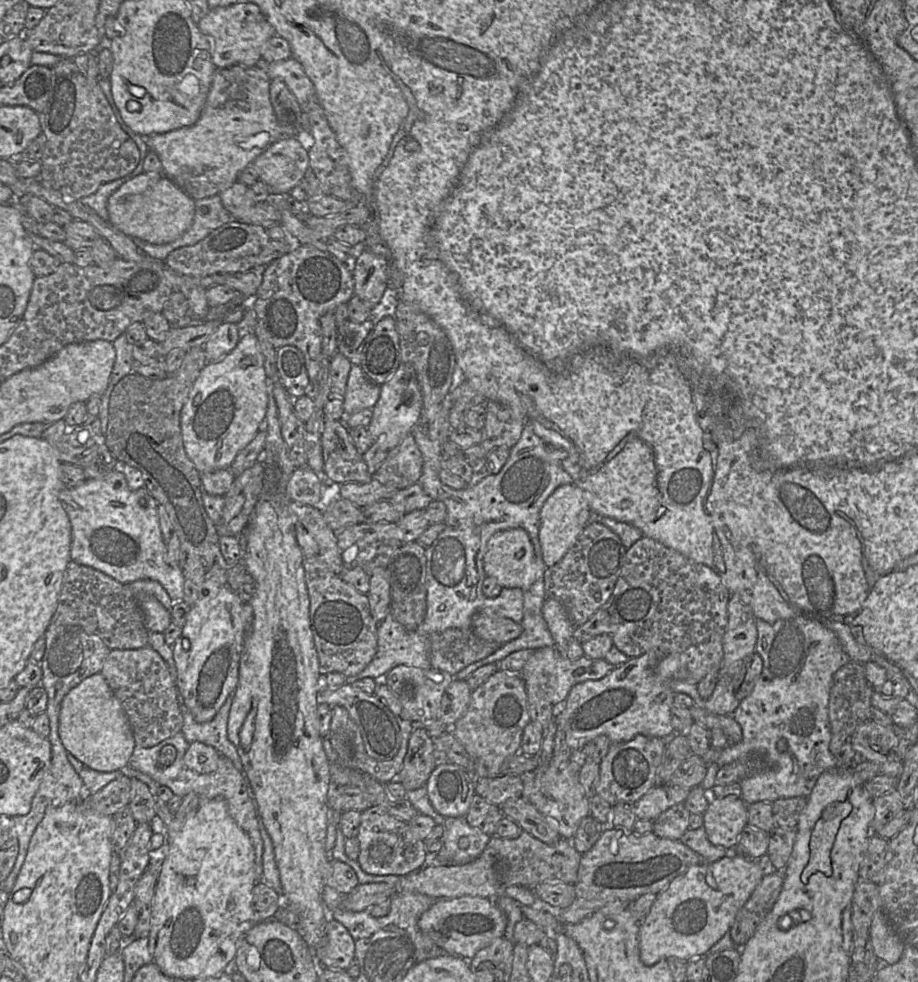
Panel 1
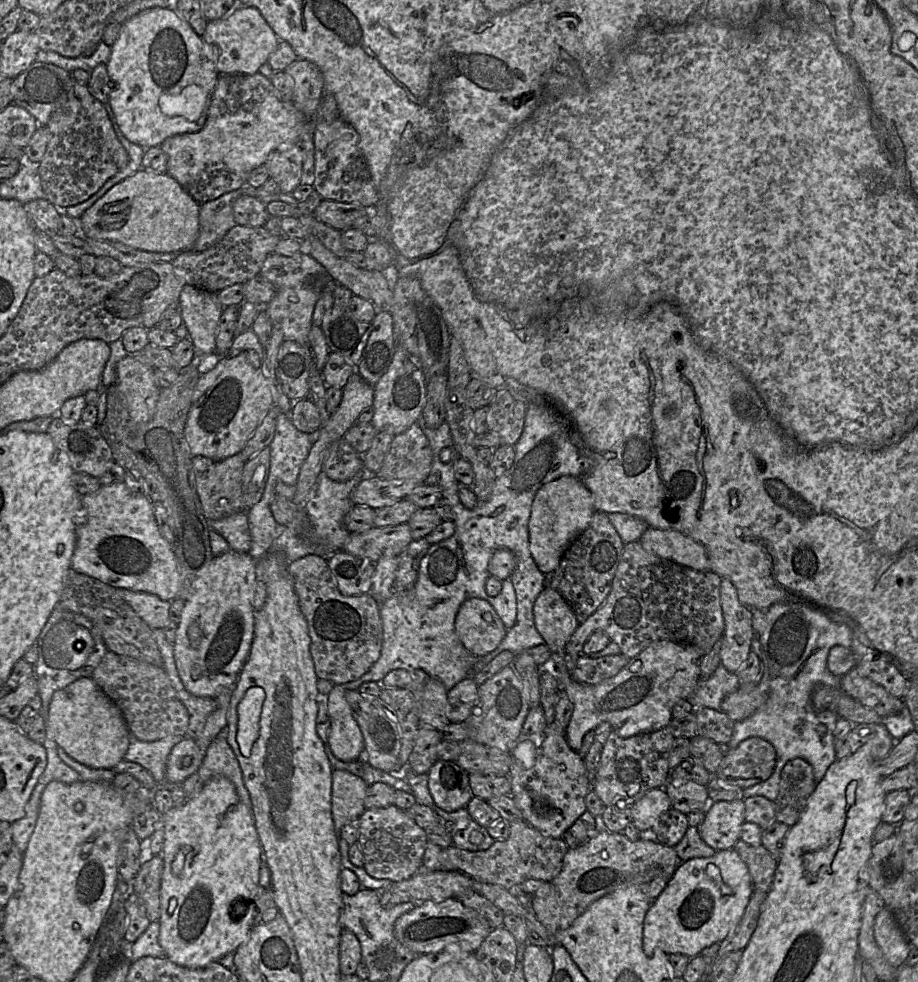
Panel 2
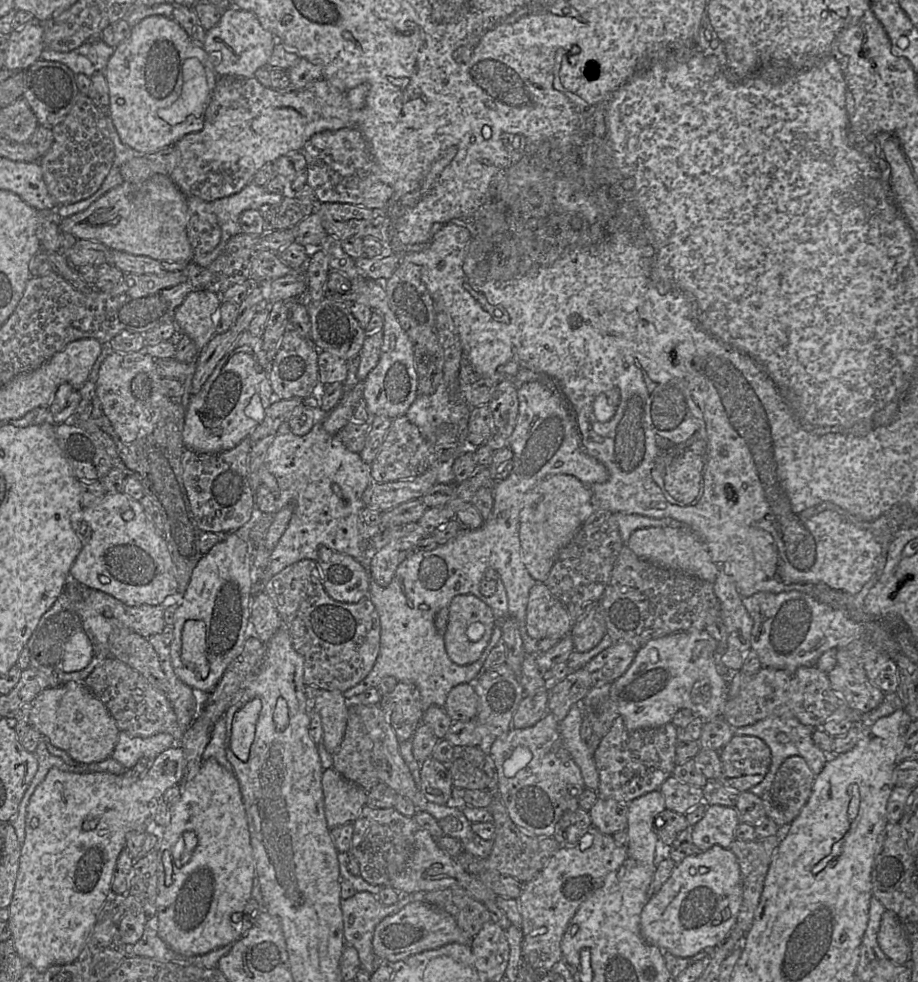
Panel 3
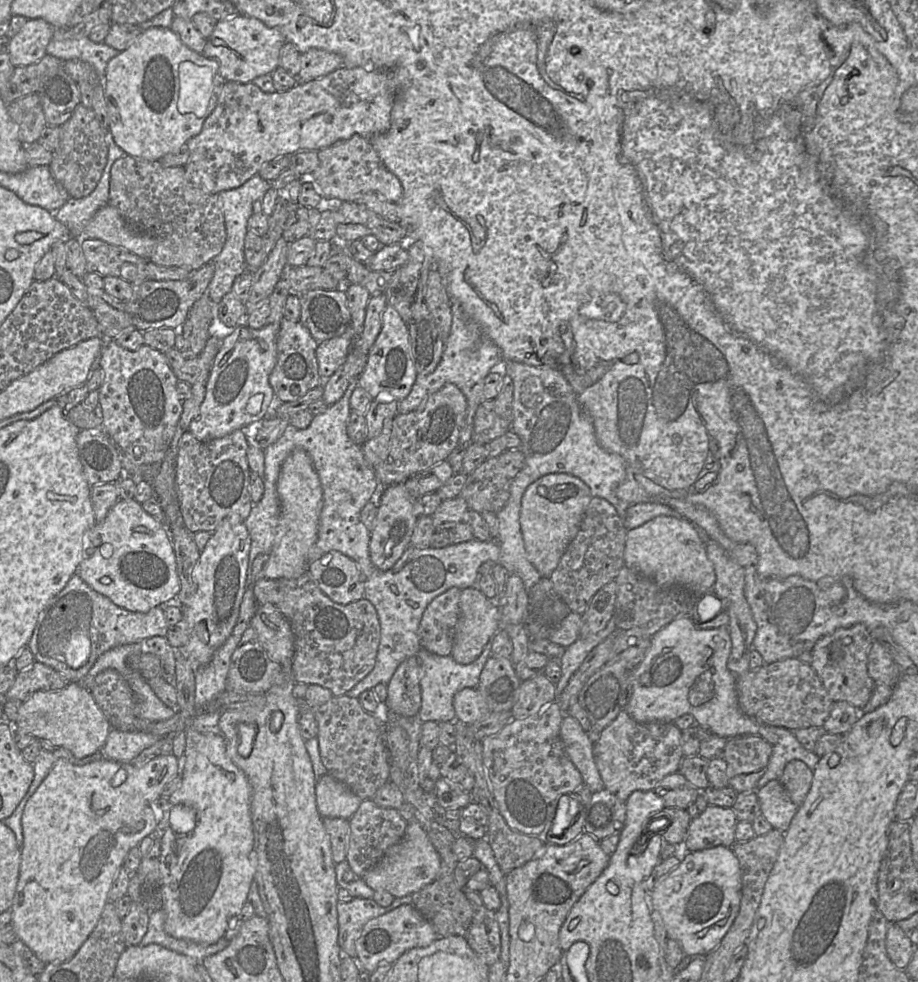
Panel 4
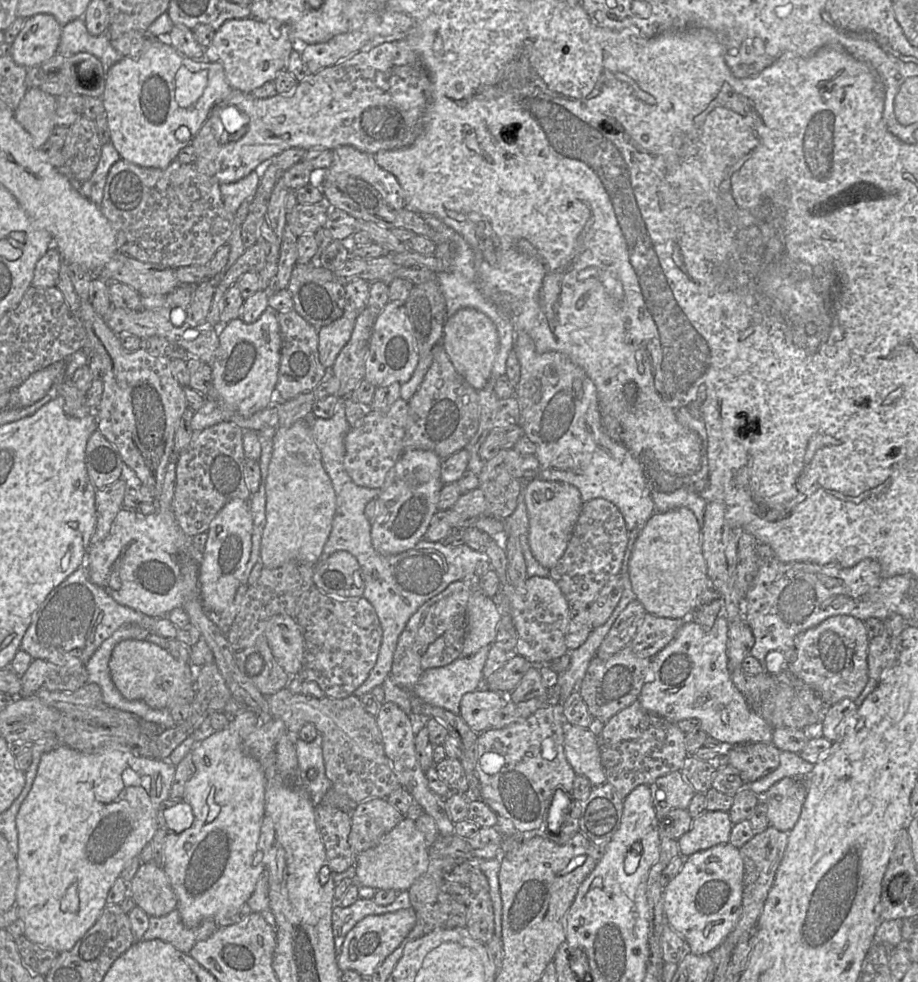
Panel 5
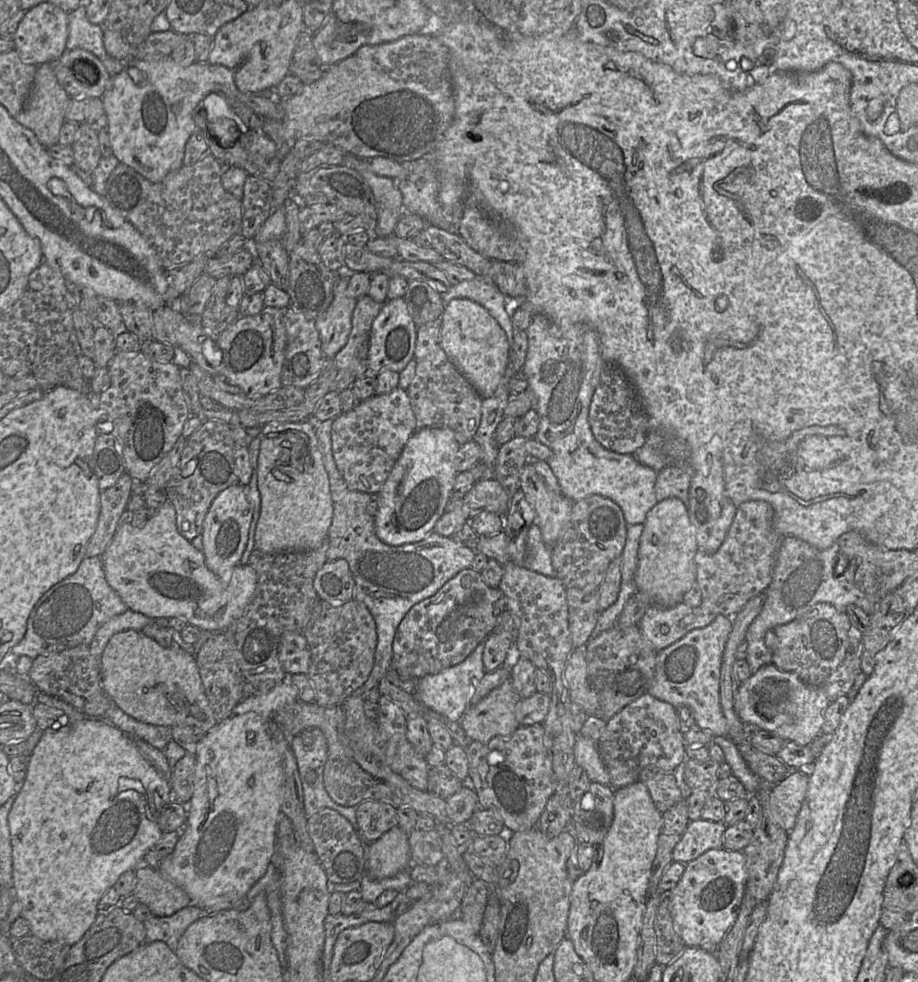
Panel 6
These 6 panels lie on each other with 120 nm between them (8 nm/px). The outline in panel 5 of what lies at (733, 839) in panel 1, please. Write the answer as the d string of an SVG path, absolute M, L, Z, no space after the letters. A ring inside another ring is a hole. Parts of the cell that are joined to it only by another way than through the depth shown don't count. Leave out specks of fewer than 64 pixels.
M704 811L693 818L690 830L678 839L679 856L688 857L713 846L729 843L732 826L729 812Z

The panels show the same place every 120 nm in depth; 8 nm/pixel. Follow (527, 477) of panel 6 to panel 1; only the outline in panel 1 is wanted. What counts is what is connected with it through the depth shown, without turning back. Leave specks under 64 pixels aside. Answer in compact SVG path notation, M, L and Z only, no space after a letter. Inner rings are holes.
M573 483L559 486L549 496L540 511L539 526L542 560L547 568L552 567L565 556L591 522L591 516L588 494Z

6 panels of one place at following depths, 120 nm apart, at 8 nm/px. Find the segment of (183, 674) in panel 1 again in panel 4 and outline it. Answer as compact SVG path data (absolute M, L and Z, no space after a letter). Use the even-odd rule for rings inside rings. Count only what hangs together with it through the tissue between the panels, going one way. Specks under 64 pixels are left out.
M232 515L221 521L201 552L193 571L196 590L182 603L182 620L188 623L189 641L180 649L194 671L211 660L215 650L225 643L237 623L246 590L250 547L251 539L244 521ZM200 622L206 625L207 643L203 643L196 634L196 625Z

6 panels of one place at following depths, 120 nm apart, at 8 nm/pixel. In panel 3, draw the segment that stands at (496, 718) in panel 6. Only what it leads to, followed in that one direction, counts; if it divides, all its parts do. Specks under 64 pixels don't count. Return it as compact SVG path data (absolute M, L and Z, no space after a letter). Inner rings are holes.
M463 683L452 688L448 693L444 709L453 722L476 719L479 700L474 684Z

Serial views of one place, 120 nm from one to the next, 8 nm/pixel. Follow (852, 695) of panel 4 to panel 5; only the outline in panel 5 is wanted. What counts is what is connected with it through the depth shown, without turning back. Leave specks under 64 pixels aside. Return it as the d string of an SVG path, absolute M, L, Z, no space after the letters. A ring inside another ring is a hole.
M836 615L825 619L795 639L797 657L788 663L788 670L808 684L827 706L844 698L855 701L865 688L868 676L869 637L862 620L851 615Z

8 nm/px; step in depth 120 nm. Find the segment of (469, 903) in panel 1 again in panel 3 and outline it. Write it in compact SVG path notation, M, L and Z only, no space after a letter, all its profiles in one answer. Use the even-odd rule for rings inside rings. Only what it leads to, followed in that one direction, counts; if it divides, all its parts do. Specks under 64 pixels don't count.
M424 901L408 903L399 912L384 918L375 928L372 946L375 955L384 963L398 966L408 957L427 950L440 948L449 943L470 944L466 936L449 913Z

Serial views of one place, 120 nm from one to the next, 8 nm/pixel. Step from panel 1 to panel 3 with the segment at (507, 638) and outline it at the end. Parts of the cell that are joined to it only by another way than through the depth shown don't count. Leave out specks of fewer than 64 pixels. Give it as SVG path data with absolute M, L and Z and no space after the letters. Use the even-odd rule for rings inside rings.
M472 594L455 596L448 608L449 621L444 634L447 655L457 665L473 664L488 646L496 627L493 611L480 598Z

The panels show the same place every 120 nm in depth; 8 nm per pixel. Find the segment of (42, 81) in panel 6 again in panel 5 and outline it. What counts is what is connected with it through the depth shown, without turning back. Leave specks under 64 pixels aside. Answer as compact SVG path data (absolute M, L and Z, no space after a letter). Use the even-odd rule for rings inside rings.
M29 88L14 110L14 116L31 135L33 147L38 150L57 126L56 97L39 88Z

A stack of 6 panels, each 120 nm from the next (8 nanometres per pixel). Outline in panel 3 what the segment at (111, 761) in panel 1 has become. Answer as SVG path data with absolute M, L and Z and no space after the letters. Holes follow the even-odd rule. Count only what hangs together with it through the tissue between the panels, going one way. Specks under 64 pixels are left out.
M69 681L58 687L44 689L33 701L29 724L48 738L51 744L66 751L77 763L84 764L101 762L111 757L120 732L104 703L91 692L85 681Z

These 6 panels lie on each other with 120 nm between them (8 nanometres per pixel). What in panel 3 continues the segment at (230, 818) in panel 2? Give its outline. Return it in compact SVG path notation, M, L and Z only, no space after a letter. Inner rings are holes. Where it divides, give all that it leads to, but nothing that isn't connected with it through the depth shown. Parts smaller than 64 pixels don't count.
M209 758L203 760L201 768L198 774L188 781L183 787L183 791L180 799L174 803L170 804L170 822L165 827L164 837L161 846L158 851L158 882L157 882L157 917L158 917L158 935L159 937L176 953L182 956L197 956L204 955L212 950L221 948L228 944L233 944L242 936L244 936L247 931L253 926L254 919L251 917L244 916L244 919L241 918L239 922L232 922L231 916L236 912L243 912L247 902L251 898L251 891L253 886L253 879L256 875L255 872L255 862L253 858L253 850L250 842L250 833L248 829L248 822L246 817L246 811L243 803L243 798L240 790L240 785L237 777L234 772L228 771L222 765L220 765L217 760L214 758ZM187 831L193 831L197 837L197 845L191 852L189 860L182 866L176 866L176 862L180 861L180 858L185 852L186 844L183 840L183 835ZM164 851L171 851L172 858L174 860L173 865L173 876L172 884L167 886L165 885L165 866L163 862Z

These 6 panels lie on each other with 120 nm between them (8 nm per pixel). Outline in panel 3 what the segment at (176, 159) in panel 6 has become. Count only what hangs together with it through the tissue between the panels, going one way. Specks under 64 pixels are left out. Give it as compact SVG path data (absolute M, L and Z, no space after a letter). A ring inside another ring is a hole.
M162 15L146 17L133 26L129 37L114 48L104 73L113 124L121 141L140 155L155 153L174 145L187 134L202 130L205 110L218 80L203 45L193 42L172 17Z

